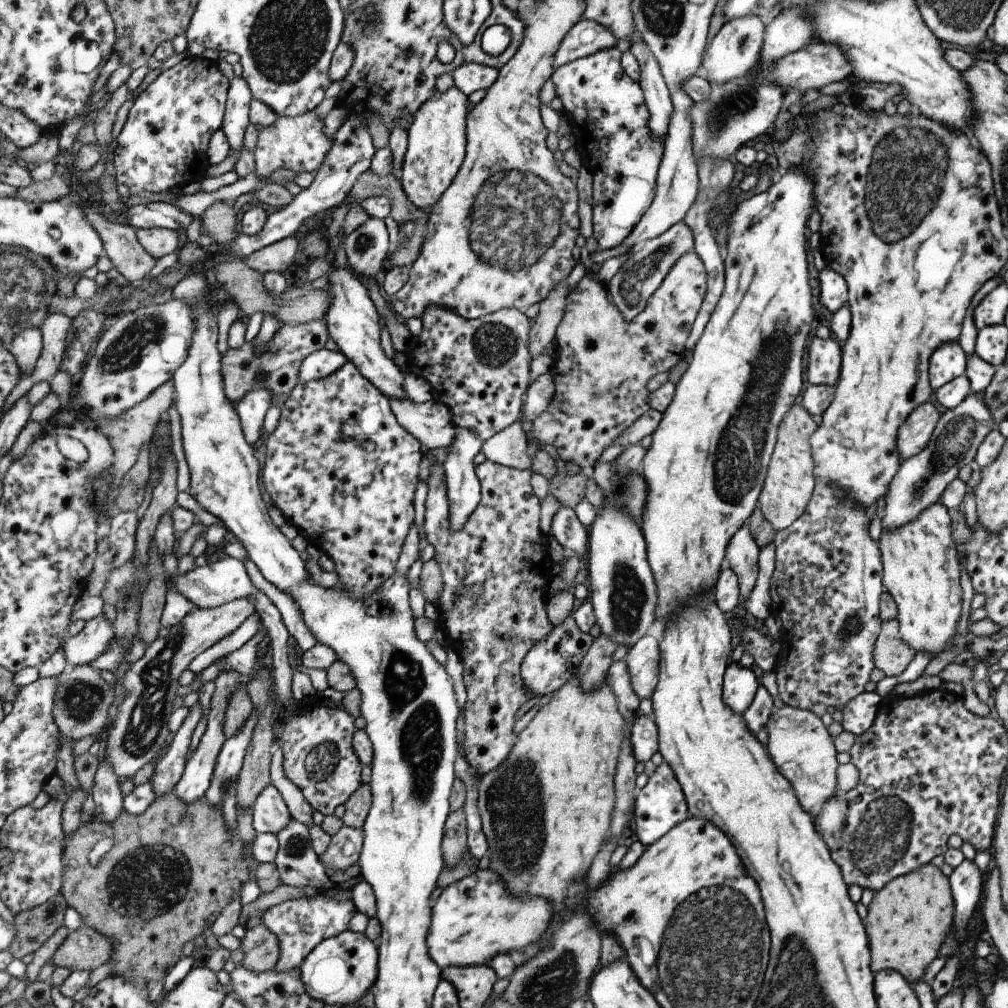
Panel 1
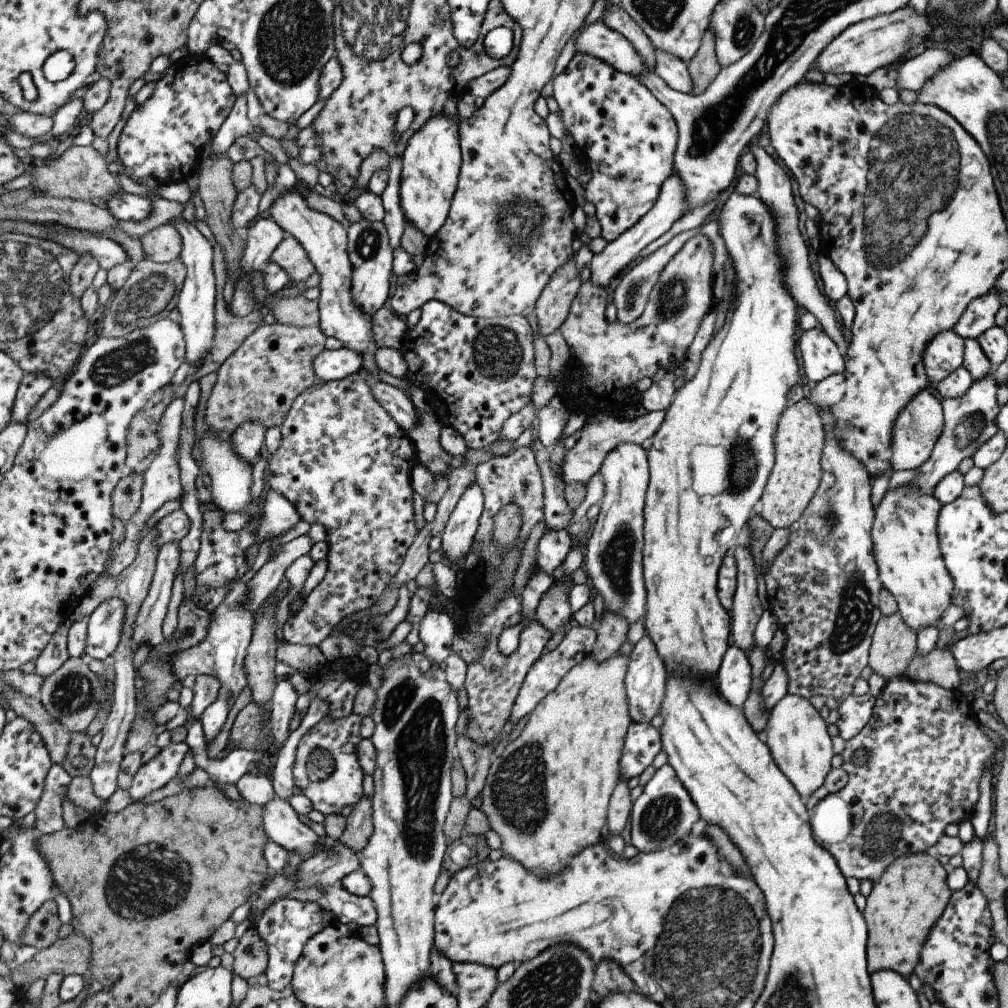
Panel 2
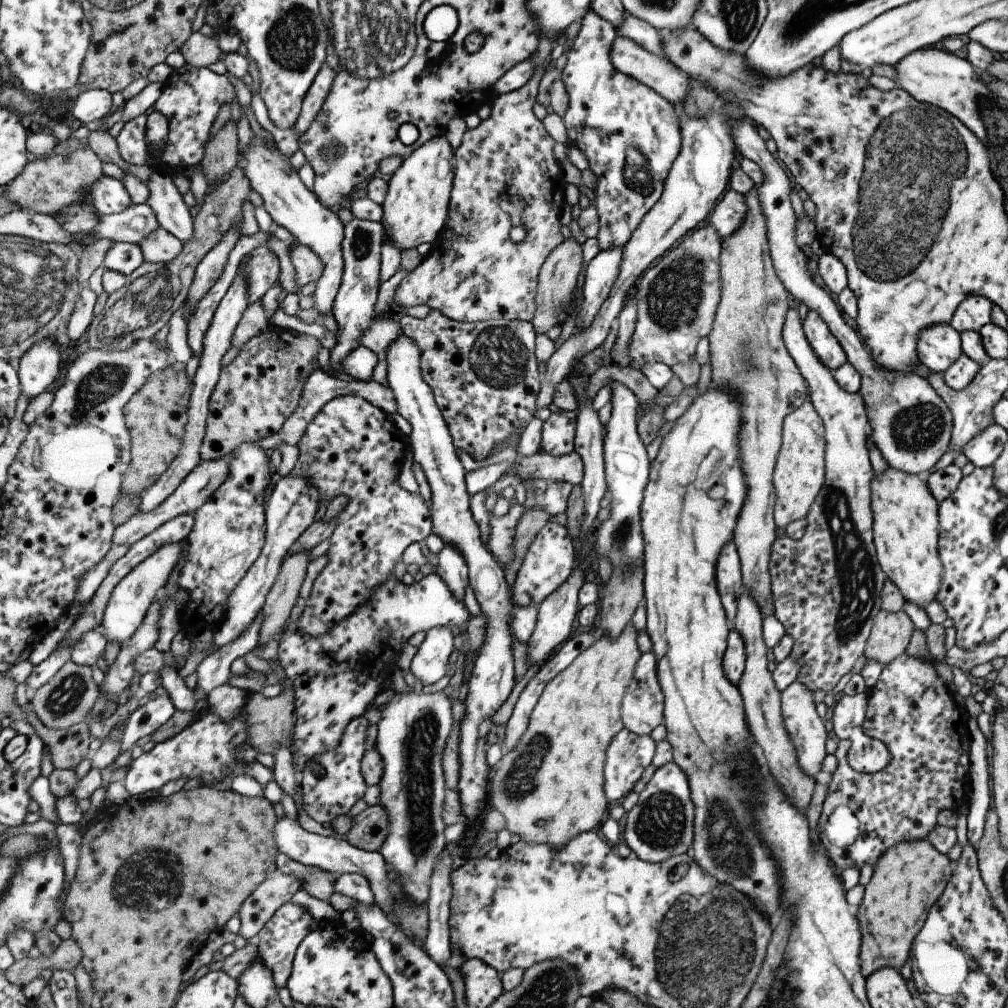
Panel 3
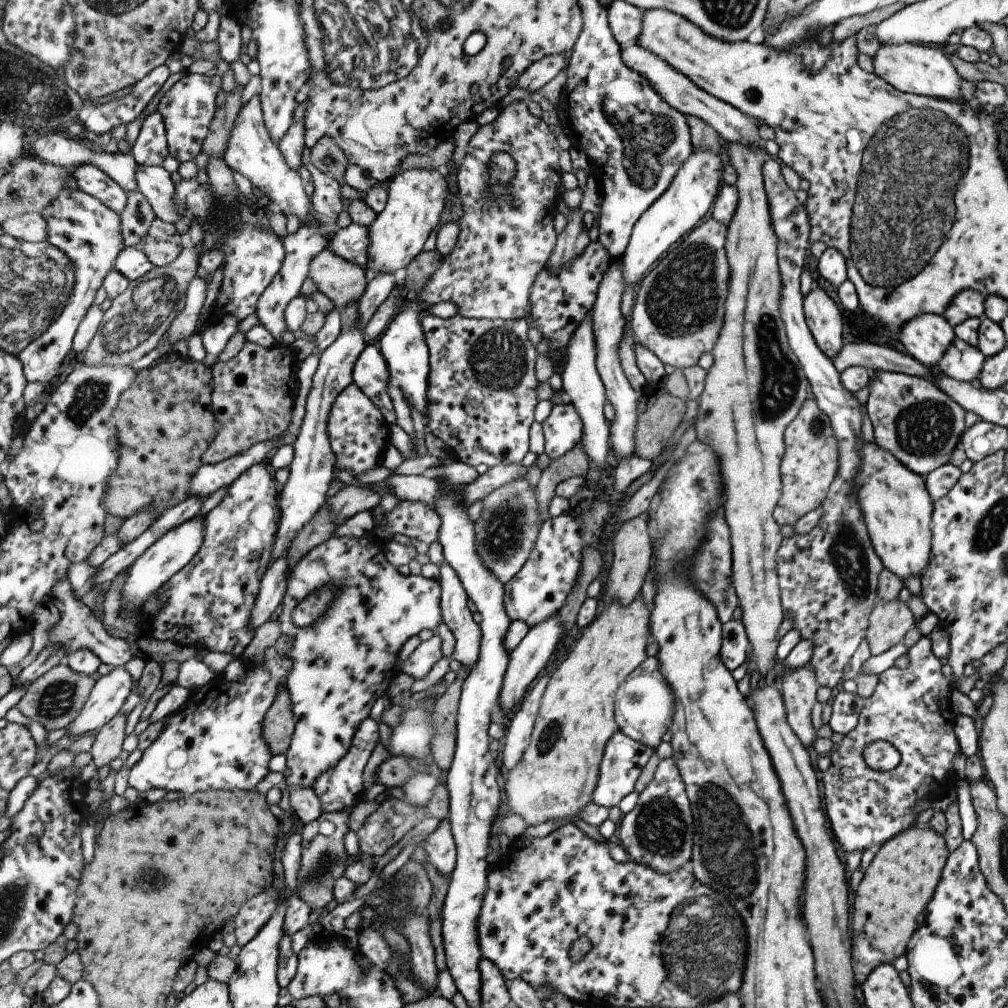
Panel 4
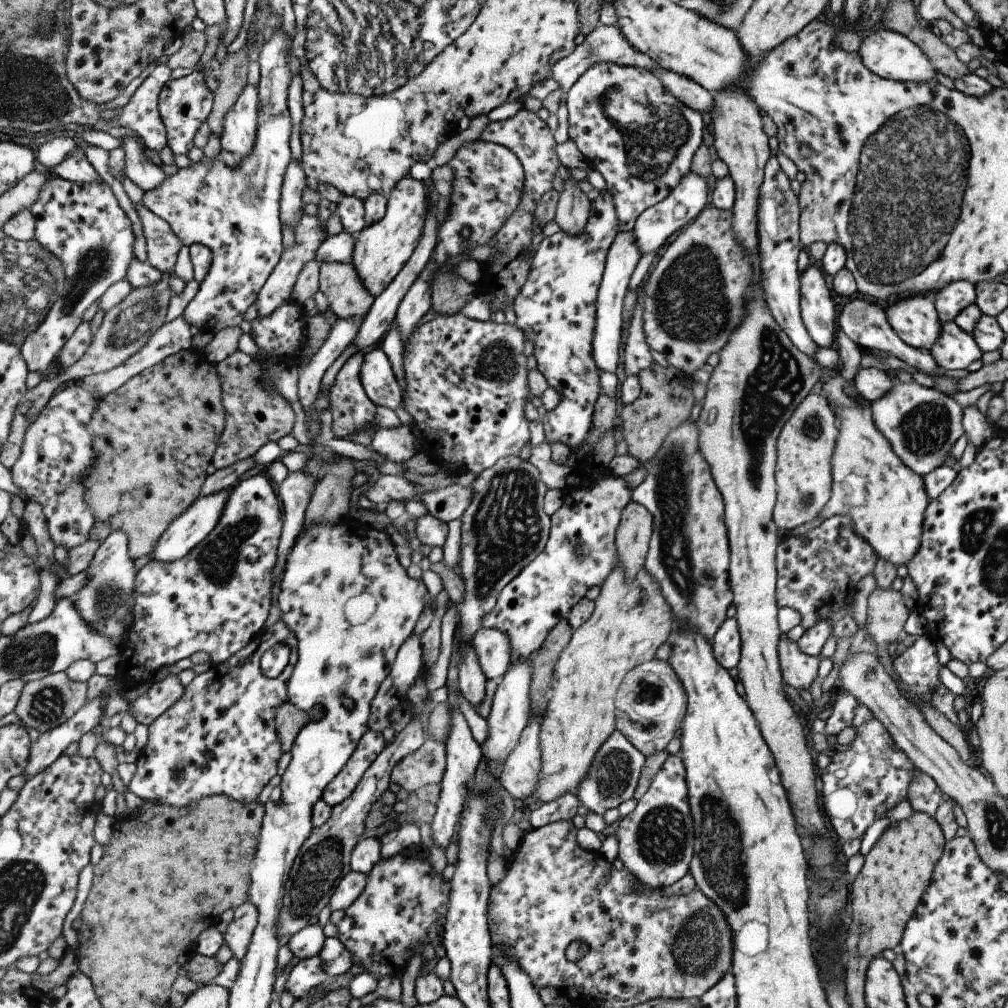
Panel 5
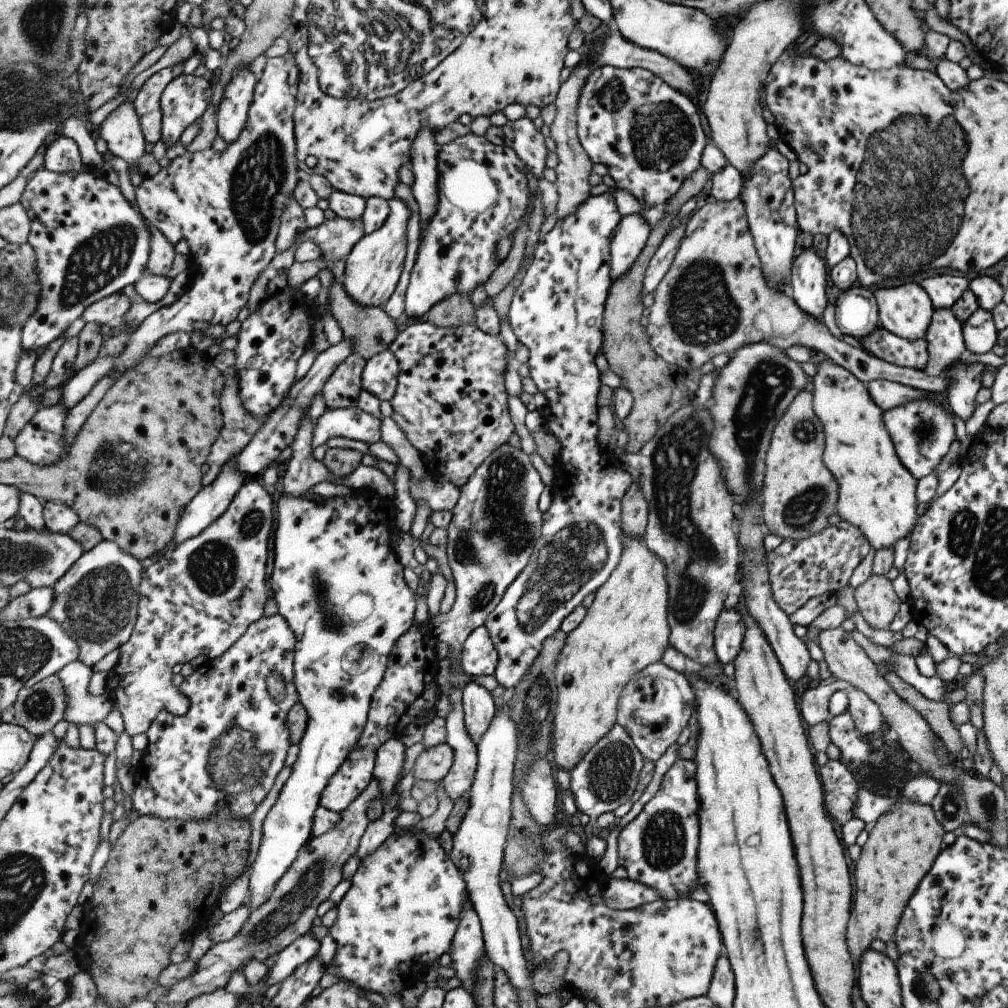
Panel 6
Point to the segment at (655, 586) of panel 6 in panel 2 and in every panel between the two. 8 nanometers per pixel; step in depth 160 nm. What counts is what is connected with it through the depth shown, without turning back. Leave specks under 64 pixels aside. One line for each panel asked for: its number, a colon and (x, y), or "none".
2: (546, 796)
3: (549, 789)
4: (555, 779)
5: (630, 620)

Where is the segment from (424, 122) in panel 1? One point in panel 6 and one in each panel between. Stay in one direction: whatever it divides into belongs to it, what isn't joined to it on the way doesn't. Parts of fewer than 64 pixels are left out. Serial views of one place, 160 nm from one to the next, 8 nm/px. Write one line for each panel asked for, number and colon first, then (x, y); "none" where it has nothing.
2: (433, 159)
3: (417, 206)
4: (416, 197)
5: (382, 250)
6: (374, 268)

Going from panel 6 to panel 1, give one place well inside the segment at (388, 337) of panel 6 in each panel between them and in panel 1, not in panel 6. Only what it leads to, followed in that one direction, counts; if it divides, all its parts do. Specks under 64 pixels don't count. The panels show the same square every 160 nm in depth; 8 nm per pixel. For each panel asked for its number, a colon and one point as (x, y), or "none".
1: (280, 256)
2: (290, 254)
3: (309, 266)
4: (341, 281)
5: (347, 295)

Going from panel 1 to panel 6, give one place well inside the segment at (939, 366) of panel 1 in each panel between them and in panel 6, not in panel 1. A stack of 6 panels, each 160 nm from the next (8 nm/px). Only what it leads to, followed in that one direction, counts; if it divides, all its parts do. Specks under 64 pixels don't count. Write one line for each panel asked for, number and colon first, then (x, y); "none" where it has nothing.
2: (943, 354)
3: (937, 346)
4: (925, 337)
5: (913, 319)
6: (905, 310)

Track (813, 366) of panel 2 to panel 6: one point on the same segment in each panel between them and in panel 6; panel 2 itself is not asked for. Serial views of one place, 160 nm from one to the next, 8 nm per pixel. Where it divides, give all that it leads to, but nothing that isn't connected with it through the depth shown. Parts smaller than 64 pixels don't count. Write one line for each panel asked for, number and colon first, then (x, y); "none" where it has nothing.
3: (826, 347)
4: (829, 331)
5: (817, 314)
6: (806, 280)

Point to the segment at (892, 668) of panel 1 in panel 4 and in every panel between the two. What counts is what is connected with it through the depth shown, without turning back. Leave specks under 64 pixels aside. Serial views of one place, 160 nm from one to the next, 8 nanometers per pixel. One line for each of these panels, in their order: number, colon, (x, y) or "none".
2: (892, 644)
3: (890, 632)
4: (888, 622)

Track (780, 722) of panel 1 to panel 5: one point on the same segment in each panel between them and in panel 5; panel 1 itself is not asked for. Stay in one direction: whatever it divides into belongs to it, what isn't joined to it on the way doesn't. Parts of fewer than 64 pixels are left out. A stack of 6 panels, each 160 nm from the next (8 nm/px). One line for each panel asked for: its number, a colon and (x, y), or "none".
2: (796, 736)
3: (805, 729)
4: (798, 686)
5: (797, 669)

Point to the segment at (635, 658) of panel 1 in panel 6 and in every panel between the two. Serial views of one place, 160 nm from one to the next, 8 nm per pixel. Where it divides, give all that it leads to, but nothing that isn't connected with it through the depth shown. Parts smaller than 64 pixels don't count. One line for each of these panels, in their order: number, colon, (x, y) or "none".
2: (644, 682)
3: (640, 711)
4: (643, 705)
5: (650, 704)
6: (655, 705)

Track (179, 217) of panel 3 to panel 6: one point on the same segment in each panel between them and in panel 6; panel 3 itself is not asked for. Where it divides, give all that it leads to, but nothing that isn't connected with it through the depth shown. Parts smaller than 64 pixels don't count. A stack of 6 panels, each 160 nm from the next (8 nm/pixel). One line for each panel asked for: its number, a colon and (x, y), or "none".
4: (154, 181)
5: (142, 171)
6: (123, 132)

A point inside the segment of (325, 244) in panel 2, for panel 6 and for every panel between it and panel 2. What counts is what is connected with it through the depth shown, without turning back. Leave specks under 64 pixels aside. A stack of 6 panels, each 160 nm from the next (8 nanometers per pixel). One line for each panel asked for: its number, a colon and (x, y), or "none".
3: (288, 201)
4: (251, 150)
5: (239, 134)
6: (233, 112)

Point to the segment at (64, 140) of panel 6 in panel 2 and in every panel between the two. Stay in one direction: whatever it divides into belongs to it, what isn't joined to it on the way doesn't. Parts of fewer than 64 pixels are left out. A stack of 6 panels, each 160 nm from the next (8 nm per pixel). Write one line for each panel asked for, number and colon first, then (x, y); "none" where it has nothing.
2: (124, 206)
3: (109, 195)
4: (90, 178)
5: (76, 167)

